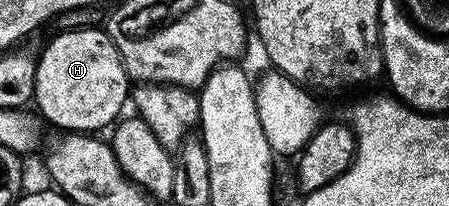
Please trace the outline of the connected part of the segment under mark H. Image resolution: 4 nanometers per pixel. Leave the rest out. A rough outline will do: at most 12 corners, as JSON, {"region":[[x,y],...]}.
{"region":[[104,28],[37,57],[36,112],[61,131],[112,126],[131,80]]}

